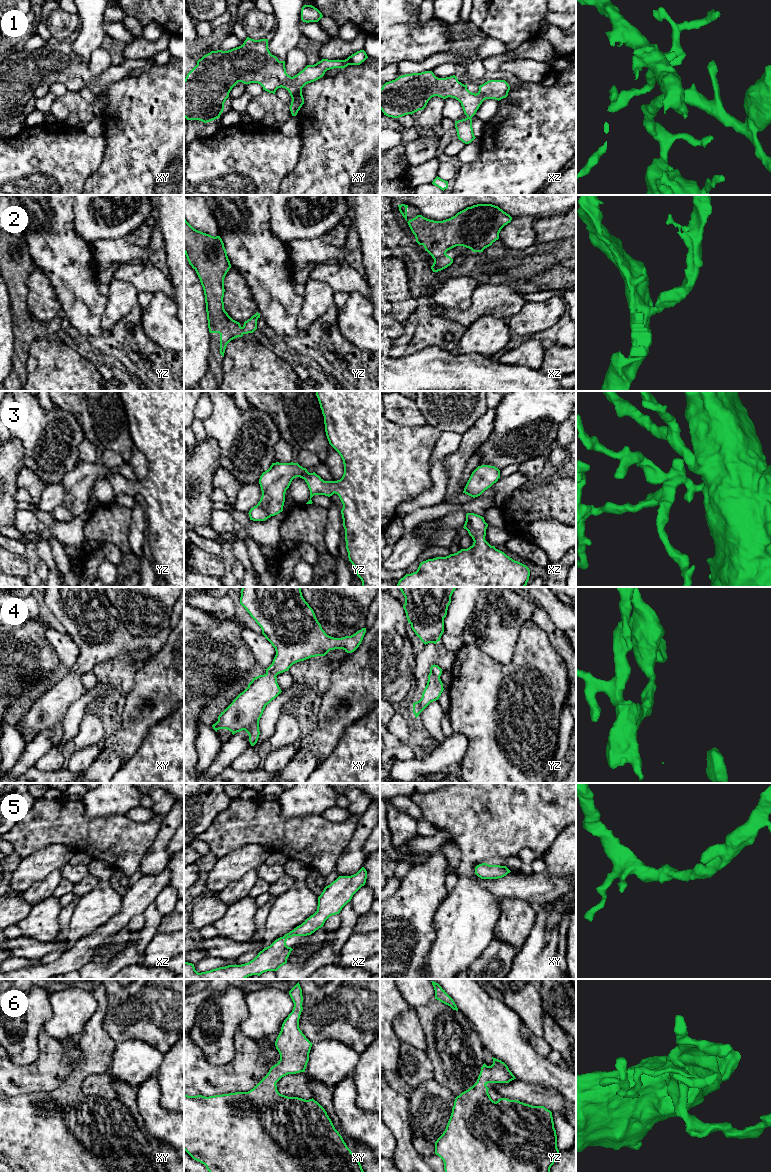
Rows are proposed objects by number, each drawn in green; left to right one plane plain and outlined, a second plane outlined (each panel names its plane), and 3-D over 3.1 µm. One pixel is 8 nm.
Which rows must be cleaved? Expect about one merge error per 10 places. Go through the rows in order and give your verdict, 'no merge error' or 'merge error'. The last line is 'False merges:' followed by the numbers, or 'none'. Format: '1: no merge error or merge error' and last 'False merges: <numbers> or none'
1: no merge error
2: no merge error
3: no merge error
4: no merge error
5: no merge error
6: no merge error
False merges: none

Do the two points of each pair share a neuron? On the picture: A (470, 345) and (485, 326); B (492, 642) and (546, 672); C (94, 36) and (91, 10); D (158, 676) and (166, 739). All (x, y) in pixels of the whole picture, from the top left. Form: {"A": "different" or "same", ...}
{"A": "same", "B": "different", "C": "same", "D": "different"}

